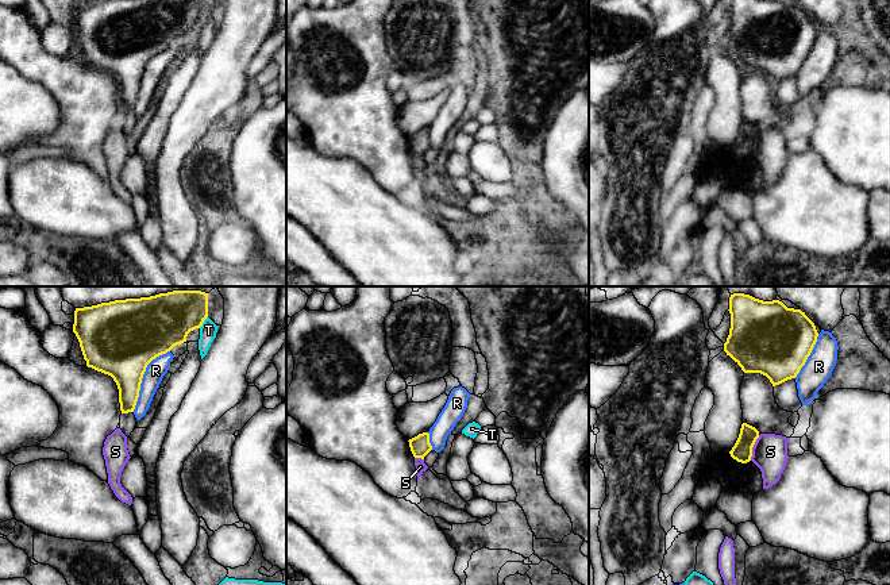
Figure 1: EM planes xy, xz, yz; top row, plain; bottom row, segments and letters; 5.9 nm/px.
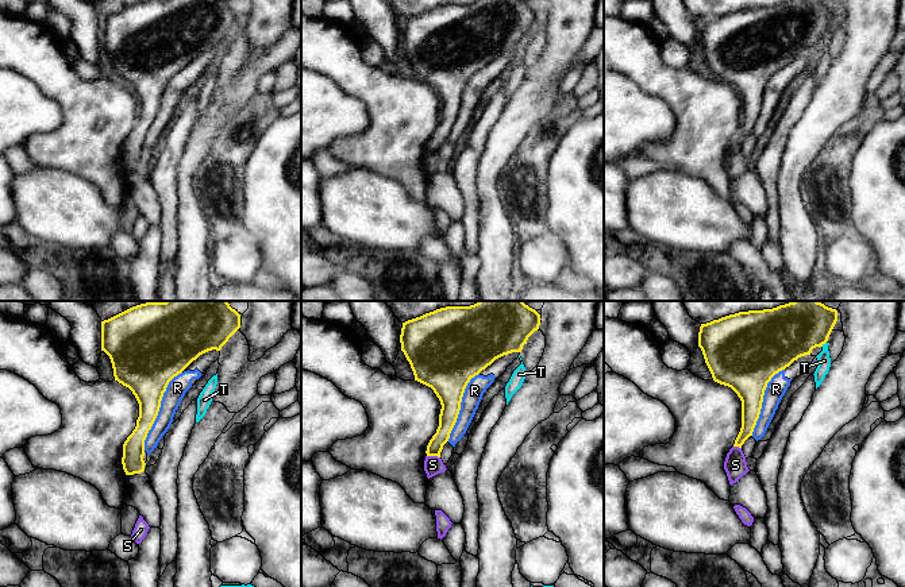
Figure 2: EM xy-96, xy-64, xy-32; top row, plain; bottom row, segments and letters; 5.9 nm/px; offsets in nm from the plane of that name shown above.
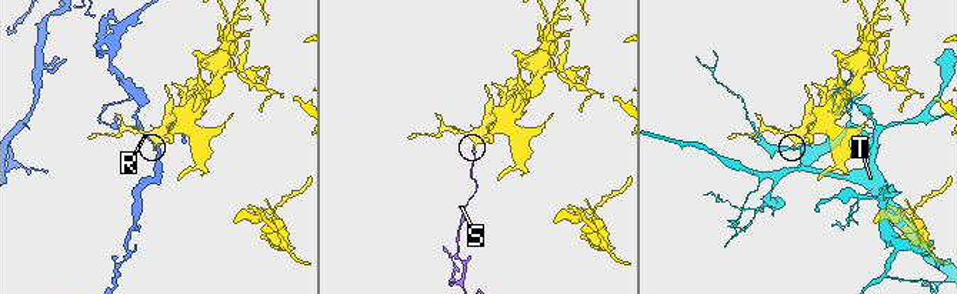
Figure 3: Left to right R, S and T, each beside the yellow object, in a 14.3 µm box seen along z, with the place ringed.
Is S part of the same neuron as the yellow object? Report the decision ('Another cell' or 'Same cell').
Another cell

